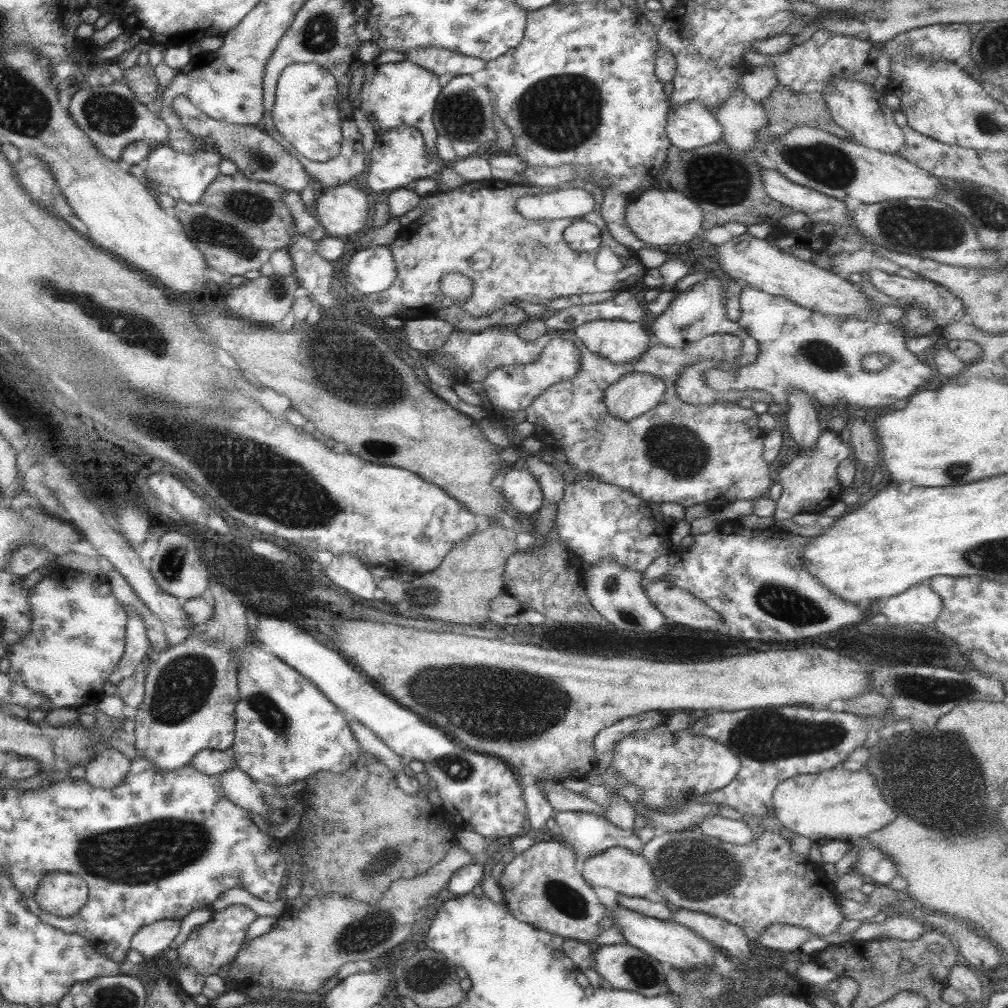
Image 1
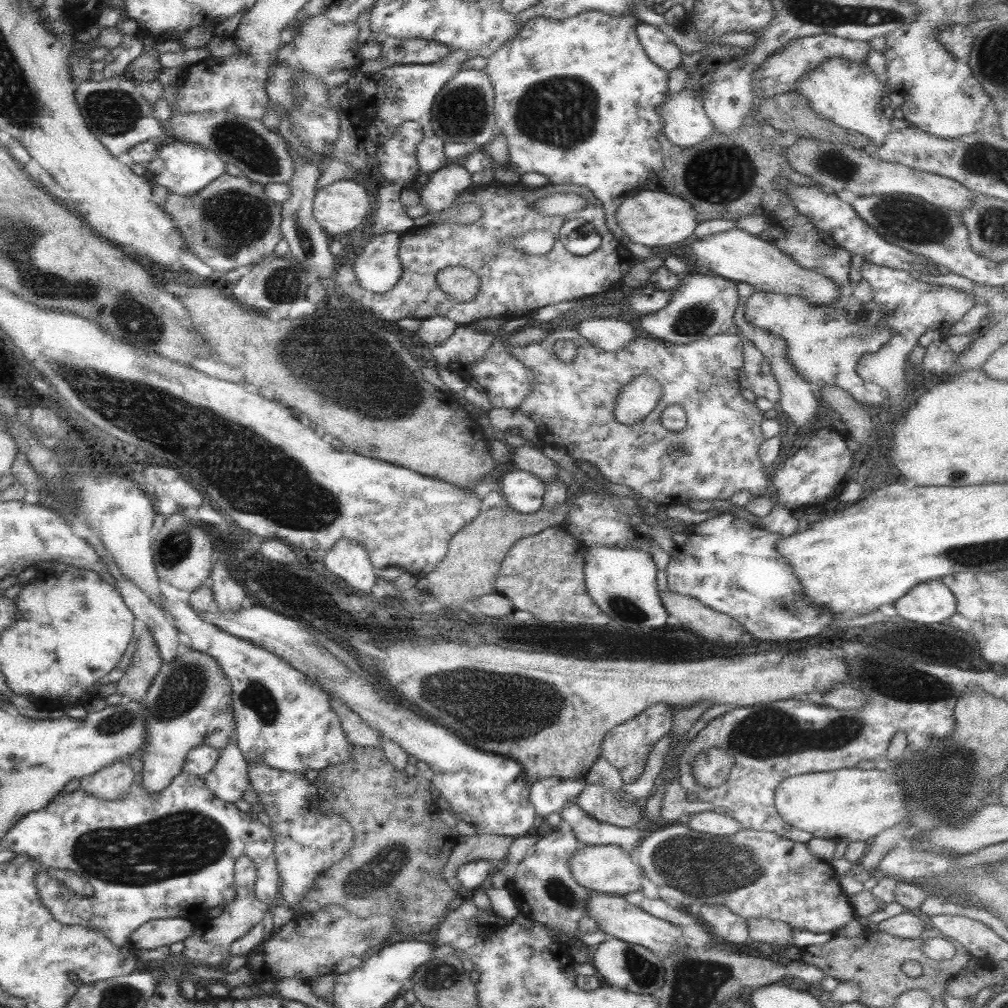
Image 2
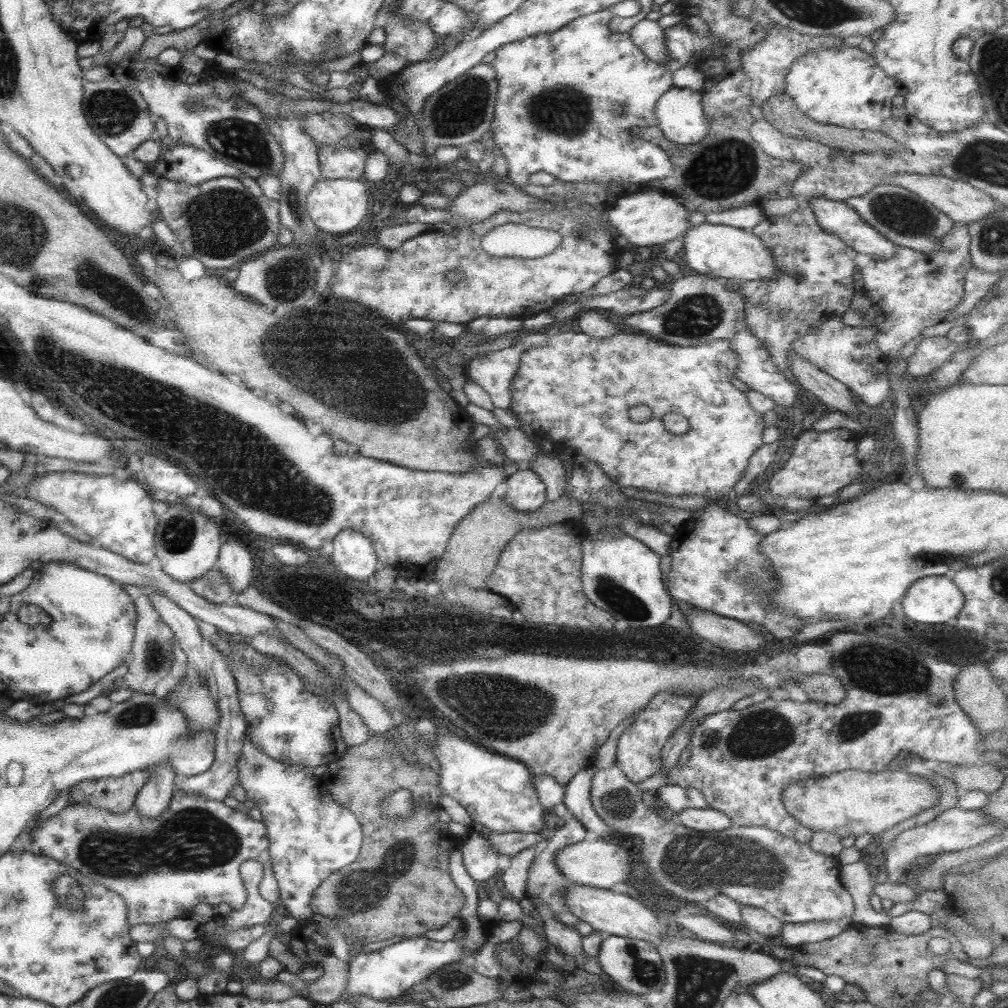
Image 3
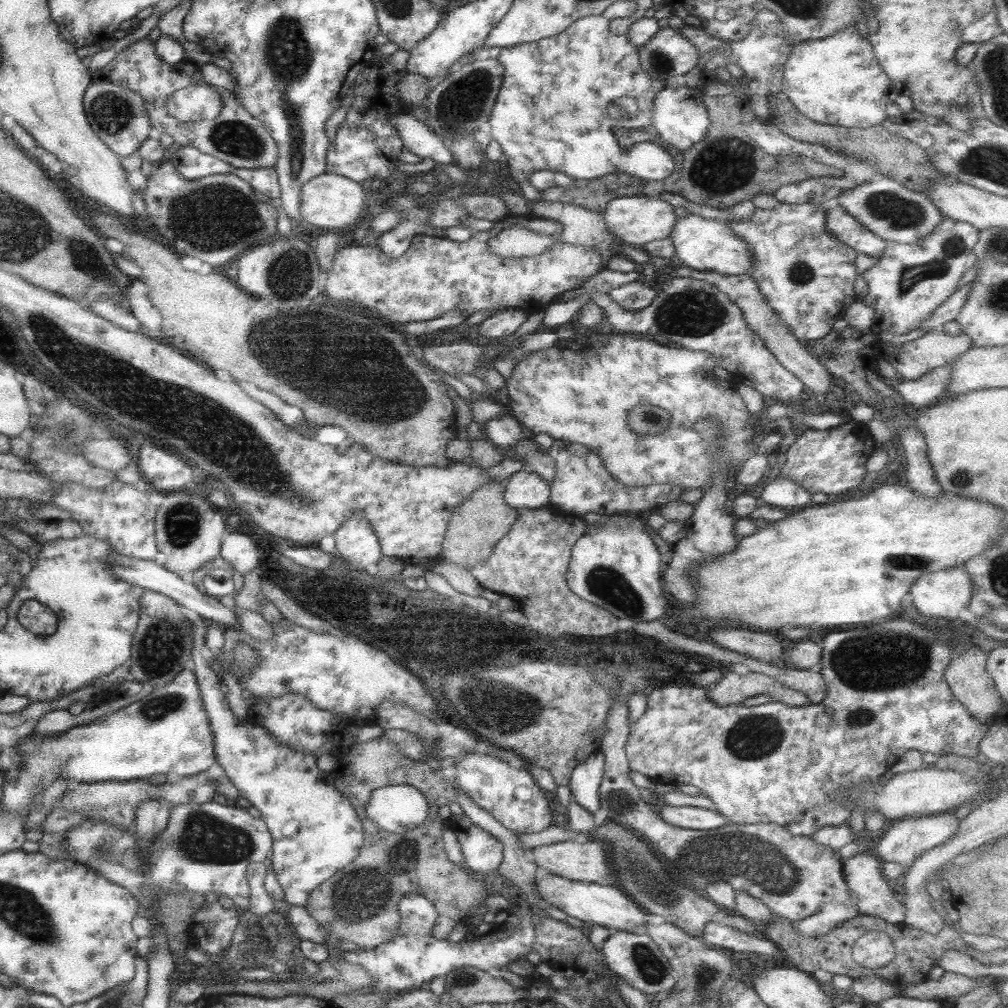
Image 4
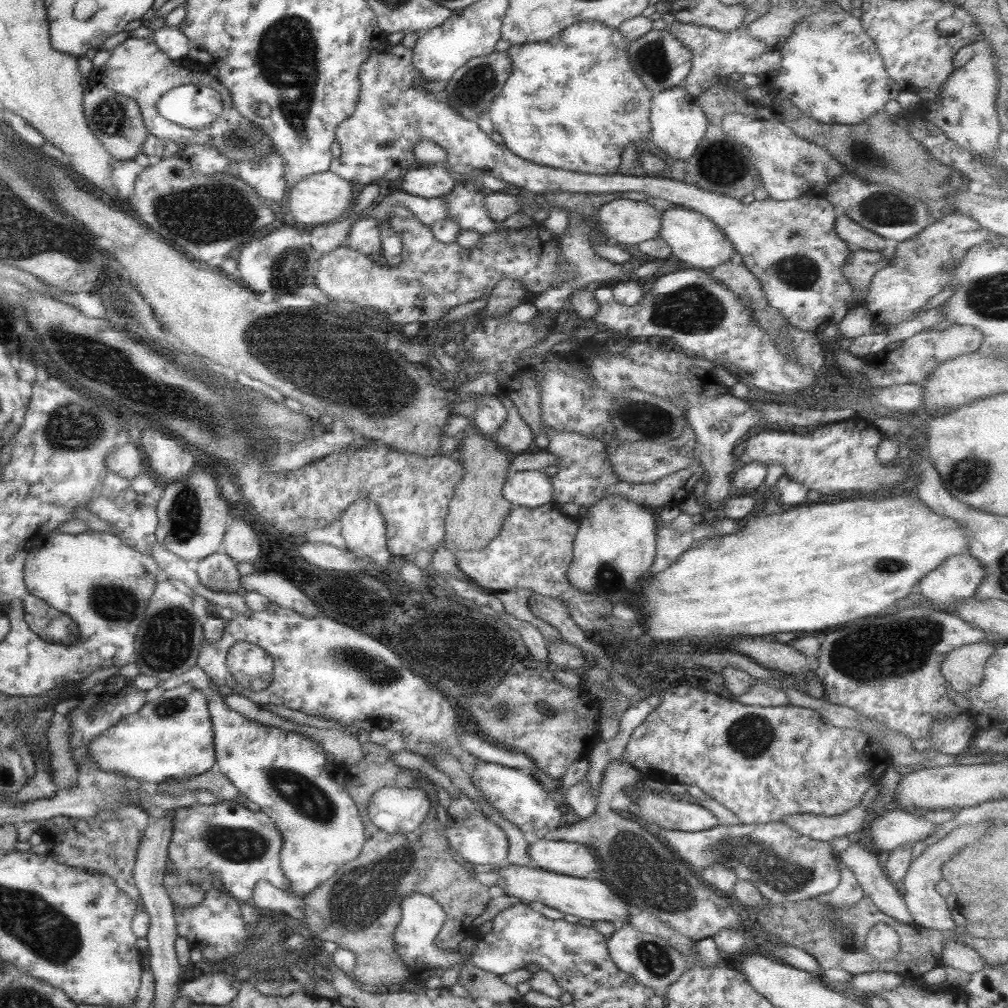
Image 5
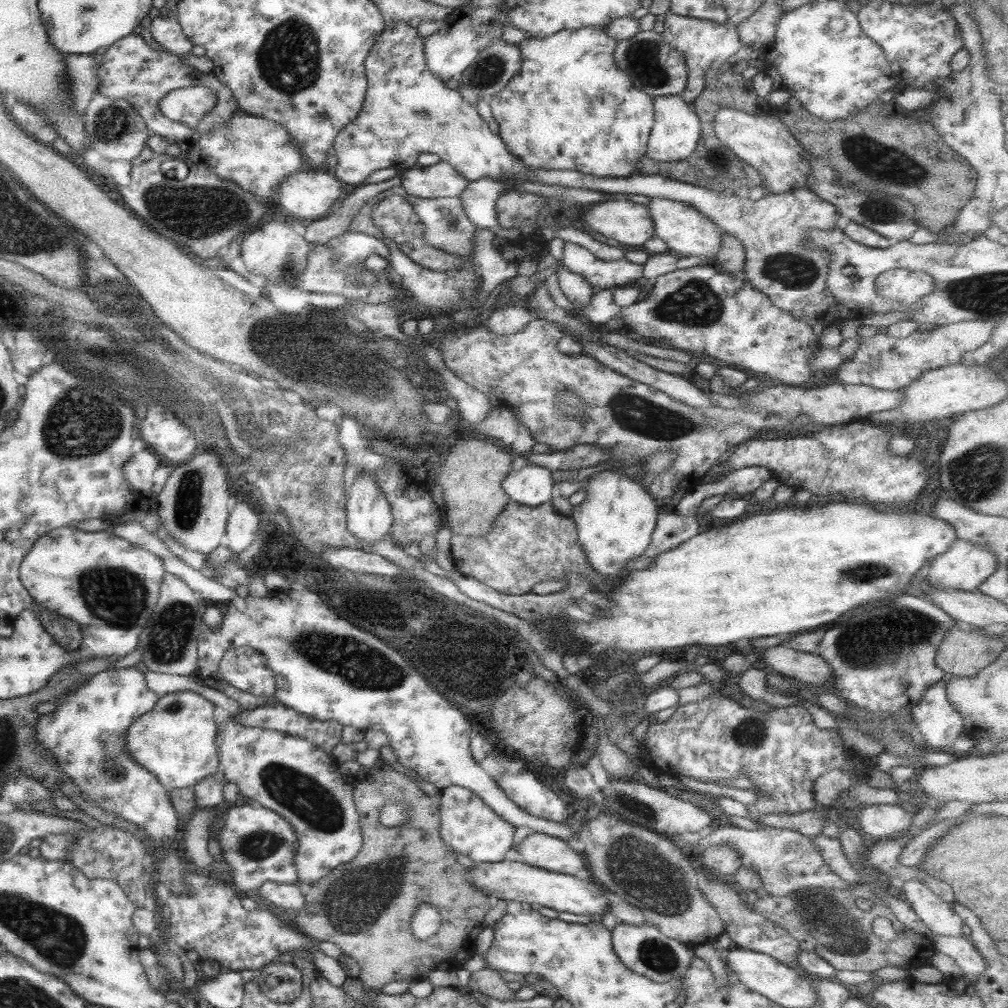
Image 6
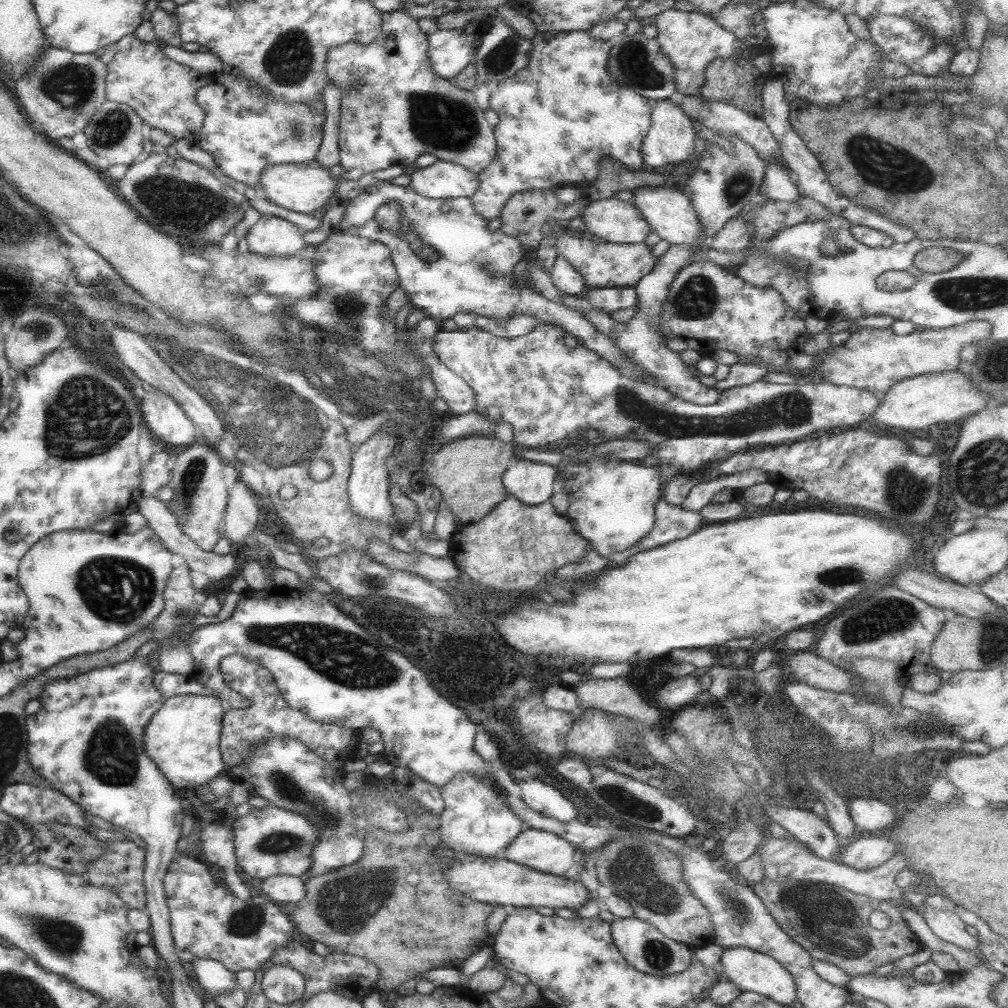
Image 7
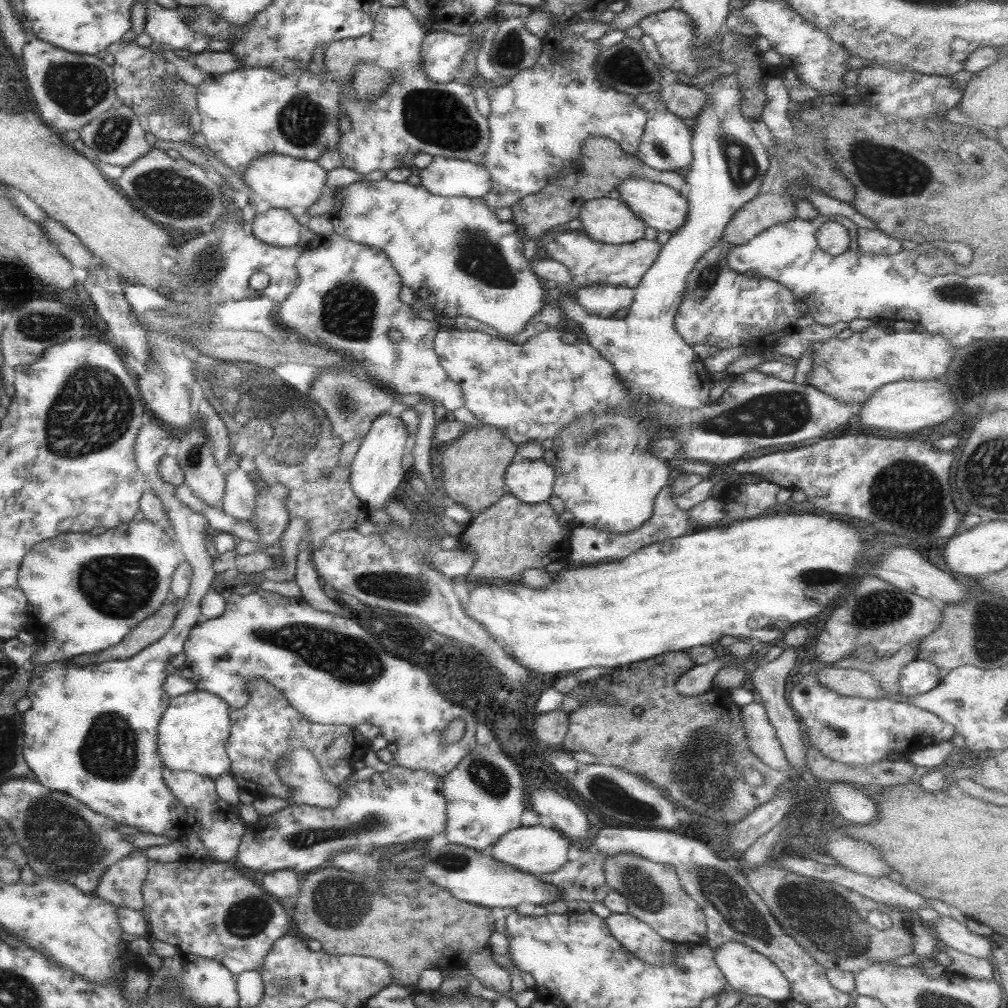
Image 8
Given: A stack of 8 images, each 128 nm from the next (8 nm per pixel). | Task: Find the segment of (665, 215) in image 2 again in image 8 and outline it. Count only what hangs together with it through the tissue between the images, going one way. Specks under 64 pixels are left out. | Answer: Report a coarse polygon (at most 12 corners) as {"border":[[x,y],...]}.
{"border":[[585,201],[585,236],[611,245],[641,239],[646,227],[623,201]]}

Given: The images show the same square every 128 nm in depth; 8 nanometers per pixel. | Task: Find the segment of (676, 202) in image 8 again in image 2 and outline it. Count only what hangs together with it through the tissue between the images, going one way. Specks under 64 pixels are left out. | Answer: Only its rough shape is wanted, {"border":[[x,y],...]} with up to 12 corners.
{"border":[[737,227],[686,244],[705,273],[756,291],[836,299],[828,278]]}

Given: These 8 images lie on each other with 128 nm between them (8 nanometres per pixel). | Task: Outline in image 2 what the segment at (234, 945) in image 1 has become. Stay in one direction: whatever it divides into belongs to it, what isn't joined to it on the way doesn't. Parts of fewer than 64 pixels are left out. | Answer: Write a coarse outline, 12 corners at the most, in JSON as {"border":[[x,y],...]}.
{"border":[[234,863],[236,897],[183,941],[180,957],[216,968],[268,911],[254,895],[255,866]]}

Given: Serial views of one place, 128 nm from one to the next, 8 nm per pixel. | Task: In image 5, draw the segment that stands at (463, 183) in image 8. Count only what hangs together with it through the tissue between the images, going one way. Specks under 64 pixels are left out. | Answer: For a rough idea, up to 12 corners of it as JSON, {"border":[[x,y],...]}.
{"border":[[441,164],[404,170],[401,190],[445,197],[458,183]]}

